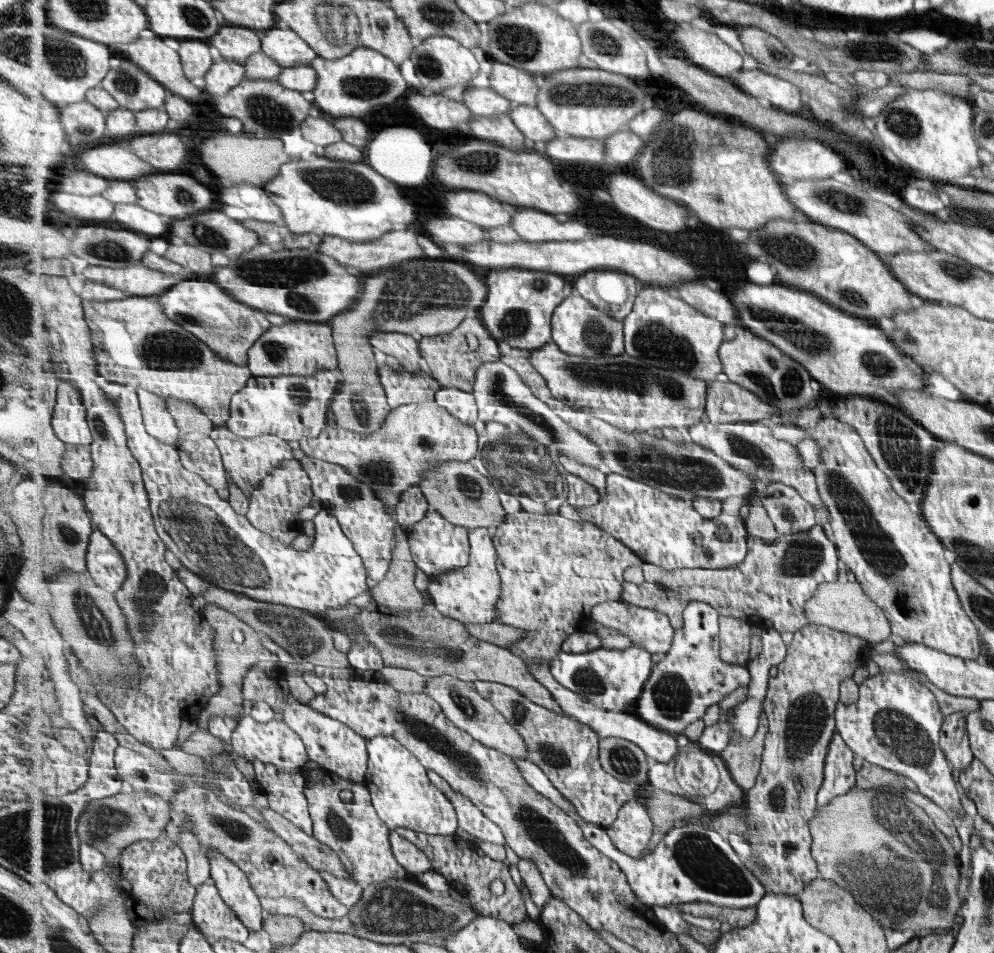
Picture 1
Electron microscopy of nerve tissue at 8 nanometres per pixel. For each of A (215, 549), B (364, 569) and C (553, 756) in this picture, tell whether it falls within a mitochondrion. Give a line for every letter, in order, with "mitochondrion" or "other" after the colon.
A: mitochondrion
B: other
C: mitochondrion

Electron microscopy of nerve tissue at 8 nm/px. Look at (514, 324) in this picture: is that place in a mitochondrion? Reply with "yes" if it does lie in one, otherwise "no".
yes

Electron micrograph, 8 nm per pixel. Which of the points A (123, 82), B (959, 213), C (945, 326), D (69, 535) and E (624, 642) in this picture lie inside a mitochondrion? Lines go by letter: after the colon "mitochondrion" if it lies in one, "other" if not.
A: mitochondrion
B: other
C: other
D: mitochondrion
E: other

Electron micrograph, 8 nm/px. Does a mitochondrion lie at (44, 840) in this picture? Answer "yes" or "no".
yes

